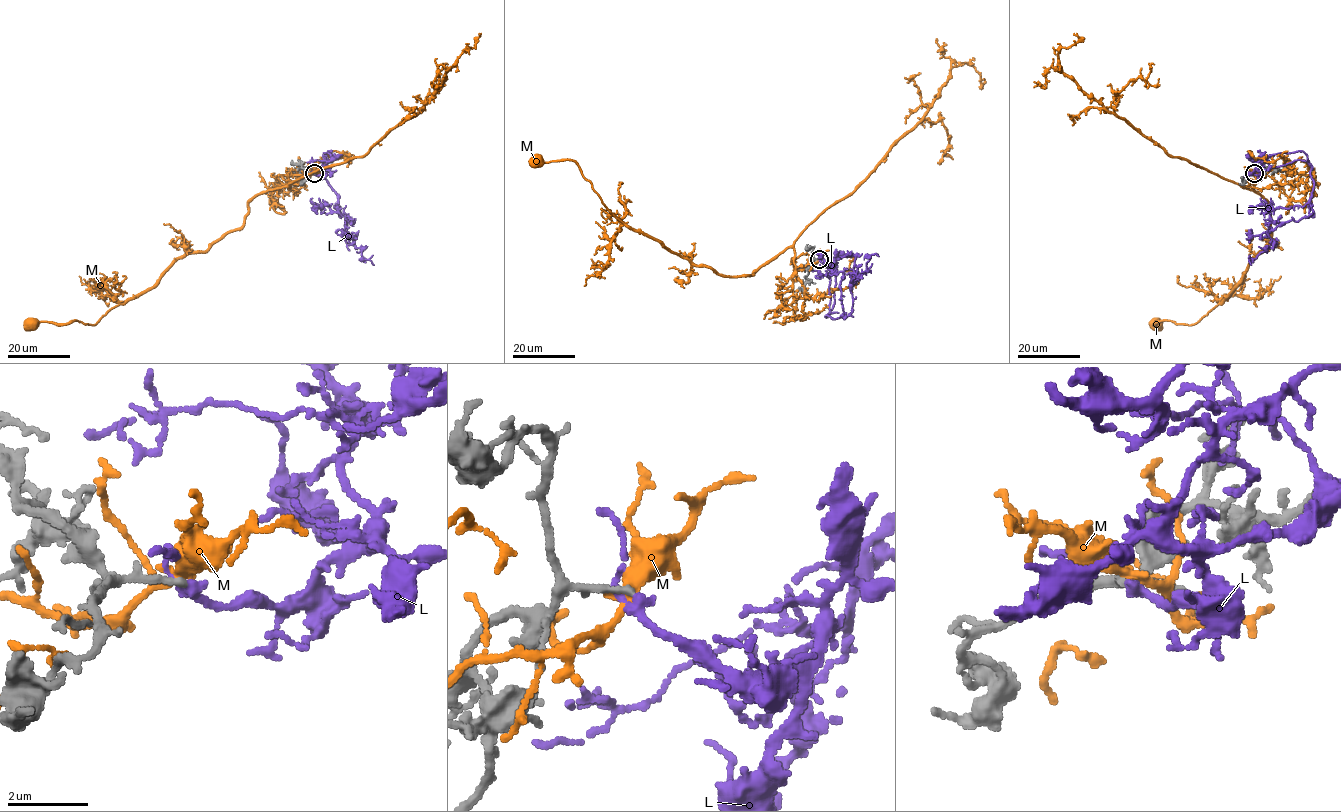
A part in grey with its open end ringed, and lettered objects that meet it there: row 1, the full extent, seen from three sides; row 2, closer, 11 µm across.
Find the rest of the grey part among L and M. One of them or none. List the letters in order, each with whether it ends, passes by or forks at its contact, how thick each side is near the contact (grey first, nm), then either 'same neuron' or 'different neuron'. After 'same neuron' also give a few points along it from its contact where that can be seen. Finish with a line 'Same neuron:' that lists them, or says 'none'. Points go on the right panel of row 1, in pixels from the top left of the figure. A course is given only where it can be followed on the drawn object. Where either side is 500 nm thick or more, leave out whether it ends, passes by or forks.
L: it passes by; 190 nm thick on the grey side, 180 nm on the other; same neuron; it runs (1254, 173), (1304, 160), (1311, 168), (1313, 212), (1270, 231), (1274, 246), (1248, 261), (1251, 264)
M: it passes by; 190 nm thick on the grey side, 360 nm on the other; different neuron
Same neuron: L

